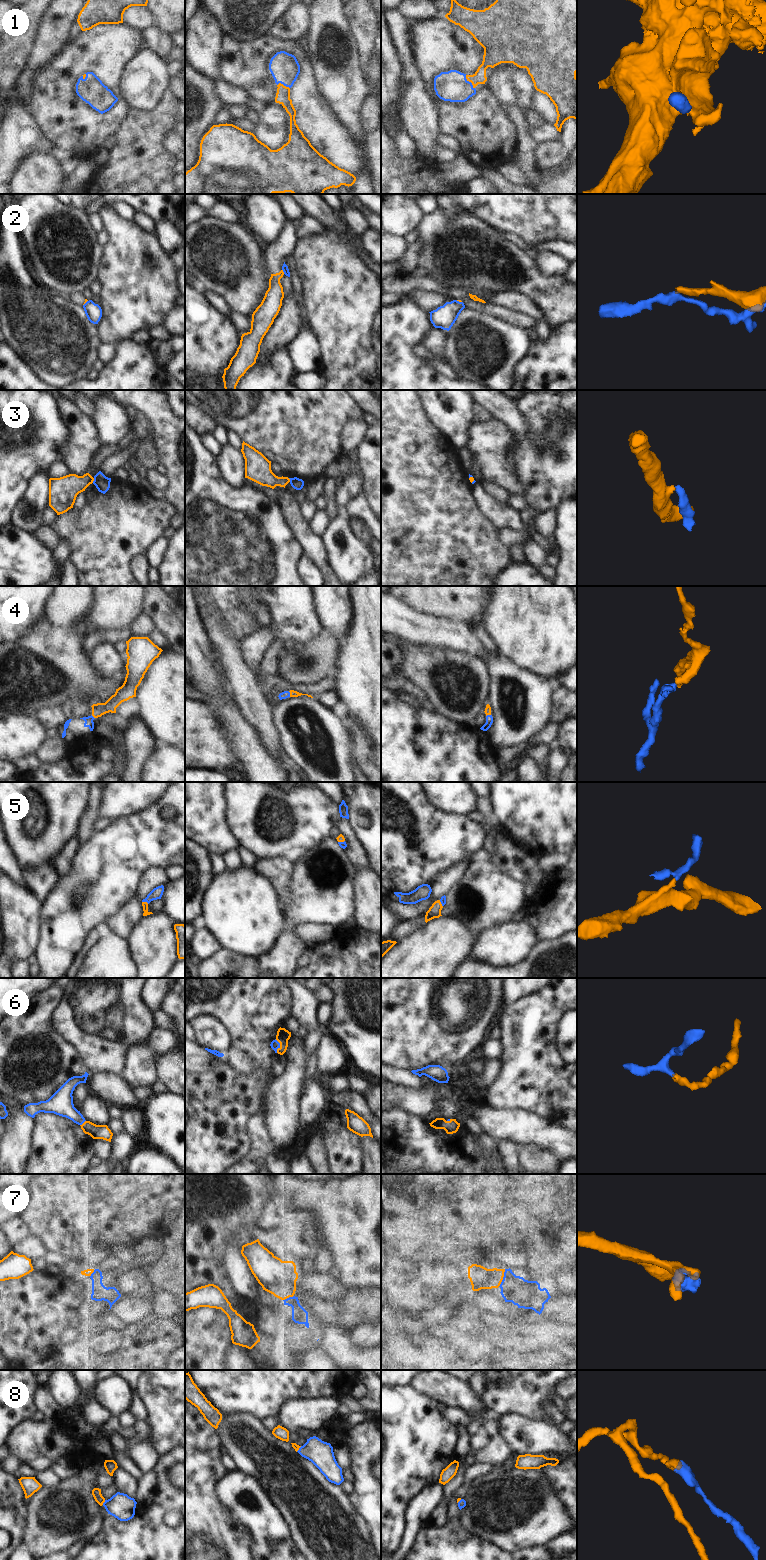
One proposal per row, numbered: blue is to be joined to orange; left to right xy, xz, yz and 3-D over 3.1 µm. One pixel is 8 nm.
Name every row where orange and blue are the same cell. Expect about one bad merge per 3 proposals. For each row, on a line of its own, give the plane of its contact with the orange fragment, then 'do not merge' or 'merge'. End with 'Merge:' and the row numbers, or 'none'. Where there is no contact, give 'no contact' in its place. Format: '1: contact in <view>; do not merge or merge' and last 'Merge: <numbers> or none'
1: contact in yz; merge
2: contact in xz; do not merge
3: contact in xy; do not merge
4: contact in xz; merge
5: contact in xy; merge
6: contact in xz; merge
7: contact in yz; do not merge
8: contact in xy; merge
Merge: 1, 4, 5, 6, 8

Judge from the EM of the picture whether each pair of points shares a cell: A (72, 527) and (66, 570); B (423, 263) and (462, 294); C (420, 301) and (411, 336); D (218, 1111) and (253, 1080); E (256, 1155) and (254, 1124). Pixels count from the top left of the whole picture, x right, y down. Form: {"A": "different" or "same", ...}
{"A": "different", "B": "different", "C": "different", "D": "same", "E": "same"}

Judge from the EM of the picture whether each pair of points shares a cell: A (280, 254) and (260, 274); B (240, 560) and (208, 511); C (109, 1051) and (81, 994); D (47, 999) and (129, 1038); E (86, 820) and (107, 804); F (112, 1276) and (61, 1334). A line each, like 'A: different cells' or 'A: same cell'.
A: different cells
B: same cell
C: same cell
D: different cells
E: different cells
F: same cell

